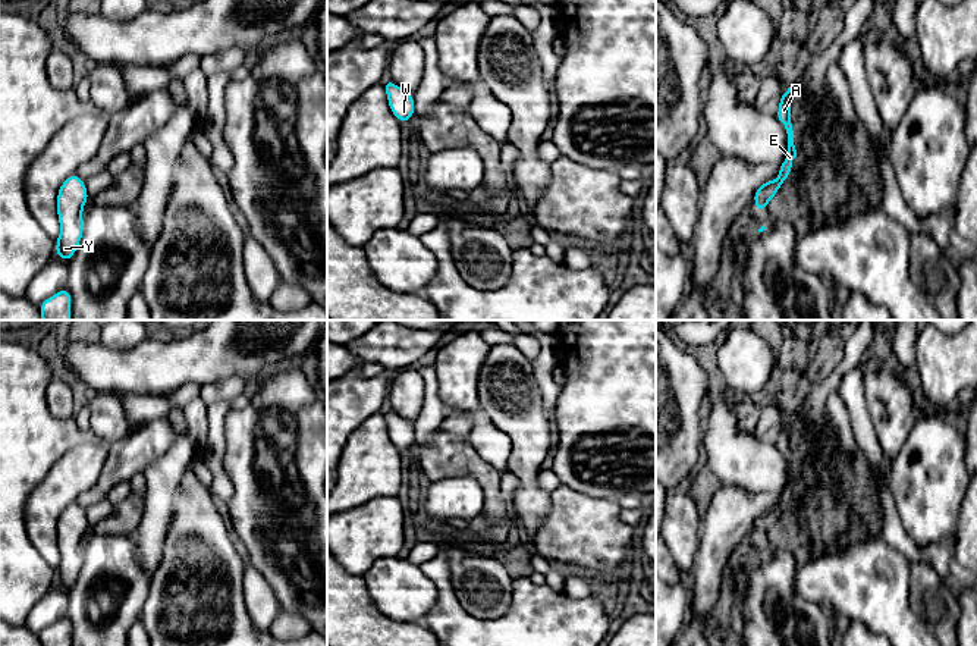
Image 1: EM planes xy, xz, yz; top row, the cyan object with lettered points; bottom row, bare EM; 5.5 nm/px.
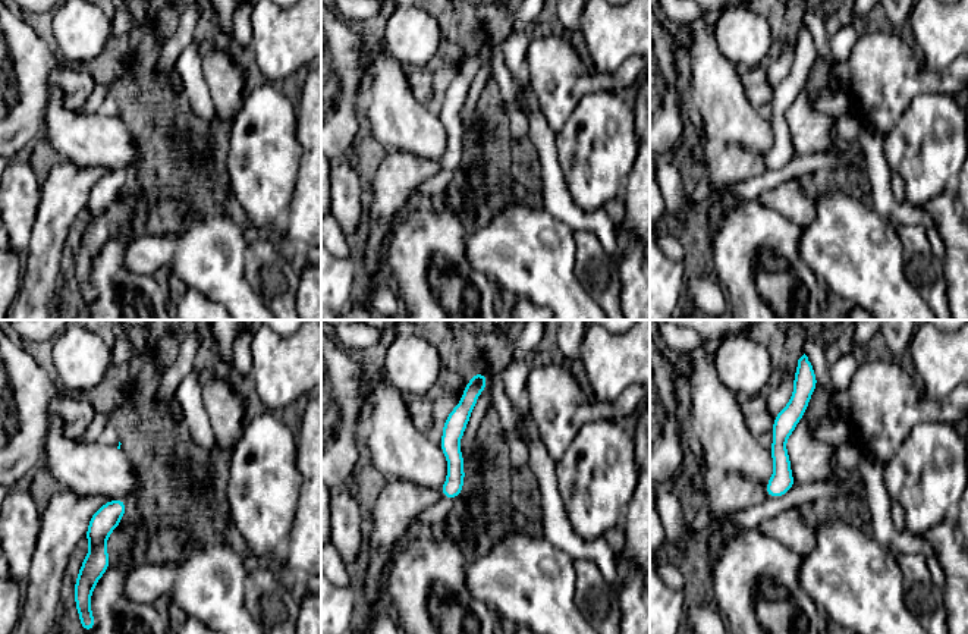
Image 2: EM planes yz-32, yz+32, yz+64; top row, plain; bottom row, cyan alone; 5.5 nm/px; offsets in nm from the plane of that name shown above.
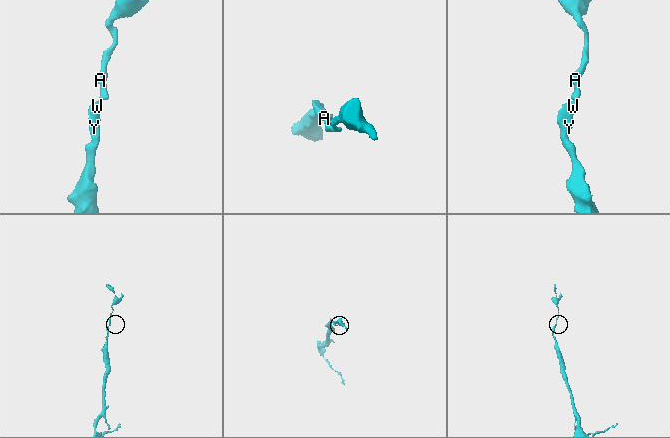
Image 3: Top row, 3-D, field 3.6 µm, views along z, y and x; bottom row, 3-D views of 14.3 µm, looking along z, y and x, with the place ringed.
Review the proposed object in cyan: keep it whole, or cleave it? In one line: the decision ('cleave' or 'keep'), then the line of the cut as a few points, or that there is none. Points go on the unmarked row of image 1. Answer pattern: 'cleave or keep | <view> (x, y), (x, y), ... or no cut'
keep | no cut

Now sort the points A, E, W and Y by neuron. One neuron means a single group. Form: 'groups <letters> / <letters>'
groups A E W Y

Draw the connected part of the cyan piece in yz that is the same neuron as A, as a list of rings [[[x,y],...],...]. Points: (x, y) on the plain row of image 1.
[[[792,413],[780,426],[779,426],[779,439],[776,448],[785,455],[788,462],[788,483],[783,492],[777,496],[779,507],[773,511],[772,507],[761,512],[754,521],[755,540],[764,542],[767,531],[776,524],[783,511],[789,508],[794,487],[797,486],[797,479],[794,474],[794,460],[791,452],[789,436],[792,427],[797,424],[798,415]]]

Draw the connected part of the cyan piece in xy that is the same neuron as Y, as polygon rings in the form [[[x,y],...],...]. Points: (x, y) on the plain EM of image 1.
[[[72,502],[57,520],[57,546],[60,565],[56,568],[56,584],[69,592],[84,562],[82,537],[89,524],[76,502]]]

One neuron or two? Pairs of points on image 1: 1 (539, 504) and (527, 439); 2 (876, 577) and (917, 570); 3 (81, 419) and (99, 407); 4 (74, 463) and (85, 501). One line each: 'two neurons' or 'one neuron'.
1: one neuron
2: two neurons
3: two neurons
4: two neurons

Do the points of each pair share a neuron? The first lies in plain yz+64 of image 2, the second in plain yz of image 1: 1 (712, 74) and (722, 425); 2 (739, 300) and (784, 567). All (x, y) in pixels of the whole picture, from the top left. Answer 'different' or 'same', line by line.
1: same
2: same

